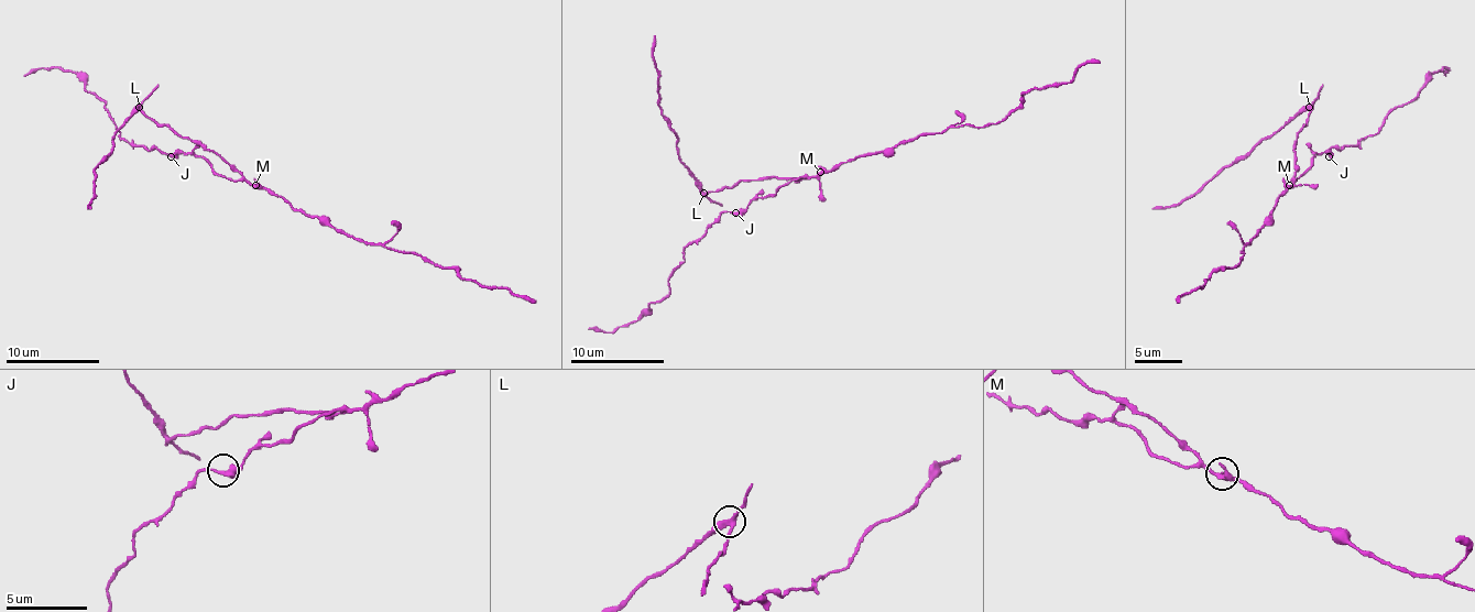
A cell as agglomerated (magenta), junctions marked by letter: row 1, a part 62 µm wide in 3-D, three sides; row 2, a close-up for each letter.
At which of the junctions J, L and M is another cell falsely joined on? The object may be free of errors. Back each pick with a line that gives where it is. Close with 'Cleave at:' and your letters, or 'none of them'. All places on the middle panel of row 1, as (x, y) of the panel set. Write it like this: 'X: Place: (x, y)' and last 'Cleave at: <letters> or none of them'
L: Place: (703, 193)
Cleave at: L

